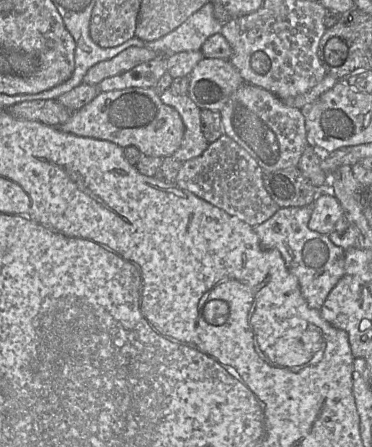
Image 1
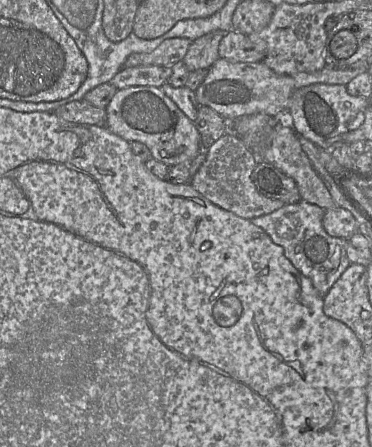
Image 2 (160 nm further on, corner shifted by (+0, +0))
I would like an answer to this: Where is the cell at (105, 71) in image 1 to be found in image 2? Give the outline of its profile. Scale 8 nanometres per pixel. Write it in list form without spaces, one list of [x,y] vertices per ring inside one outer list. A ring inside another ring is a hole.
[[[186,38],[165,40],[149,53],[131,54],[126,59],[123,68],[152,65],[171,68],[174,64],[183,60],[191,43],[192,41]]]

